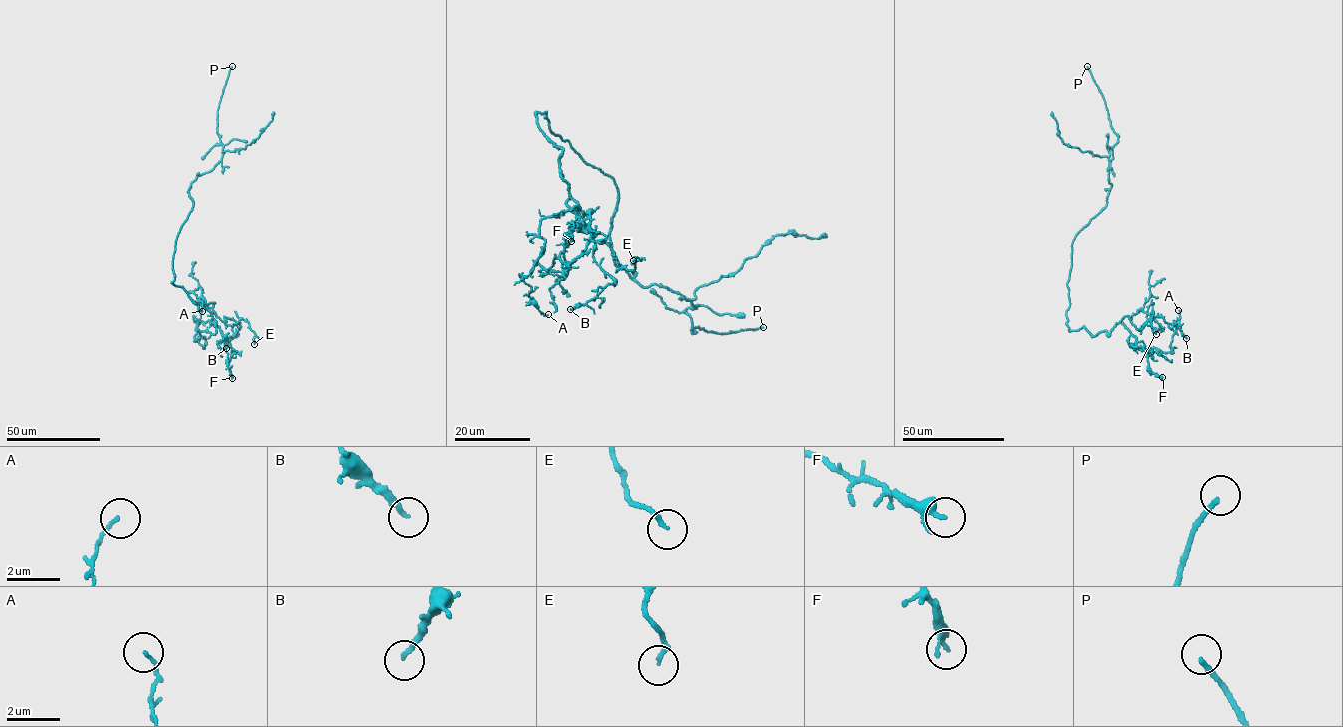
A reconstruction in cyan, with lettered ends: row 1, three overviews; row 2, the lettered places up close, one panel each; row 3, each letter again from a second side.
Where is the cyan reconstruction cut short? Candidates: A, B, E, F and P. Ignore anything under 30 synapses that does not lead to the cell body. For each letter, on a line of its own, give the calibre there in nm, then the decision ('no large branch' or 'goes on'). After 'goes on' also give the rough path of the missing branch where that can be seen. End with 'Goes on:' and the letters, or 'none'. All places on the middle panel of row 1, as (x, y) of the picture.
A: 110 nm thick; no large branch
B: 180 nm thick; no large branch
E: 160 nm thick; goes on; missing branch runs (633, 260), (629, 274), (647, 276), (647, 280), (652, 269), (650, 264)
F: 220 nm thick; no large branch
P: 170 nm thick; goes on; missing branch runs (763, 327), (834, 295), (838, 279), (796, 240), (749, 226), (731, 199), (678, 153), (690, 149), (711, 159)
Goes on: E, P

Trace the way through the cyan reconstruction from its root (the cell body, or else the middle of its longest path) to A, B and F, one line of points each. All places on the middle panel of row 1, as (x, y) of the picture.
A: (560, 137), (537, 113), (580, 216), (542, 219), (543, 254), (519, 274), (548, 314)
B: (560, 137), (537, 113), (589, 219), (580, 225), (595, 232), (594, 261), (614, 282), (570, 309)
F: (560, 137), (537, 113), (563, 150), (567, 206), (583, 223), (590, 215), (583, 232), (573, 221), (571, 241)

